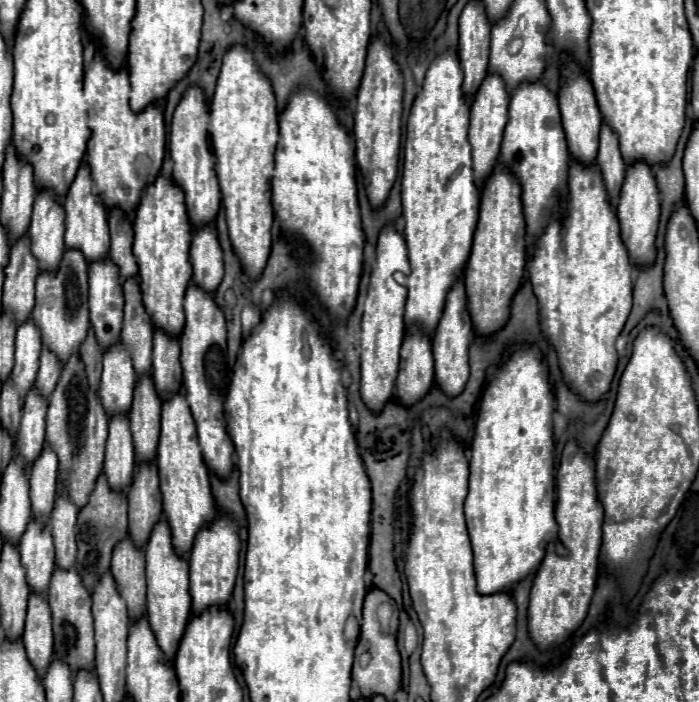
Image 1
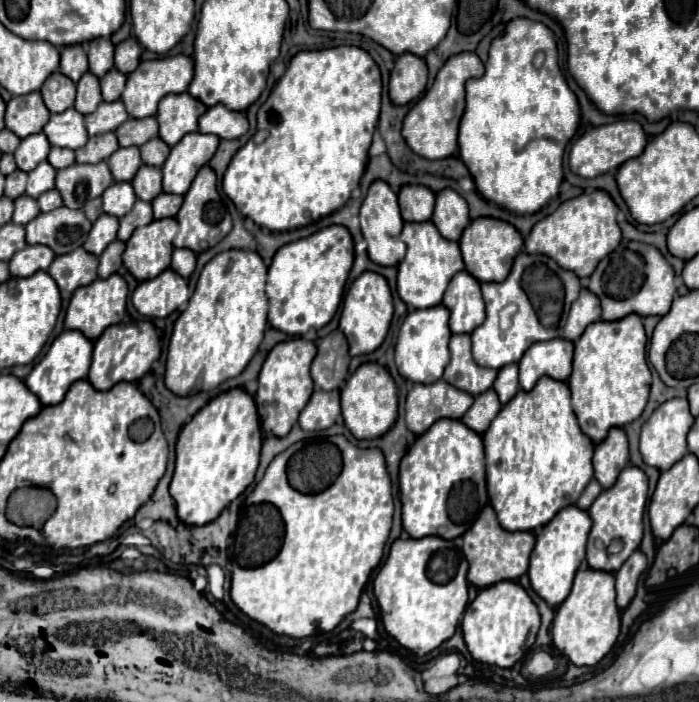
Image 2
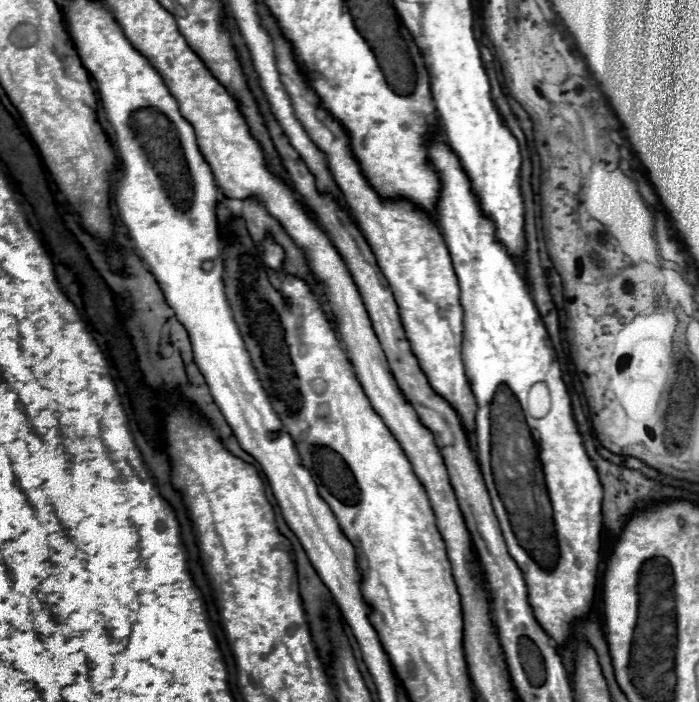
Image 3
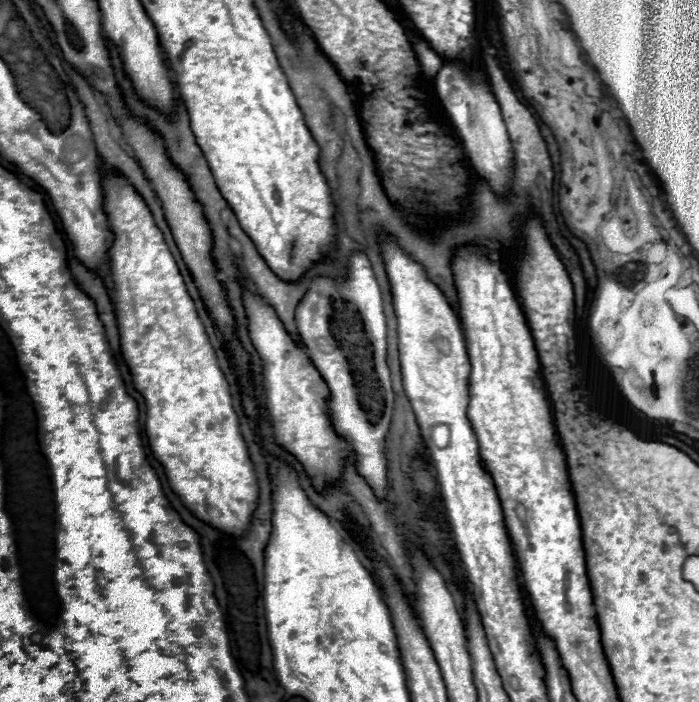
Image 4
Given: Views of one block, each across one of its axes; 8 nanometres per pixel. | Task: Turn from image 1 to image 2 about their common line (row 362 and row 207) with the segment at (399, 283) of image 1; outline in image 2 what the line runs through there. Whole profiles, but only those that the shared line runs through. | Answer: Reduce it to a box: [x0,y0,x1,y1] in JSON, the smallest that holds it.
[360,180,406,266]

